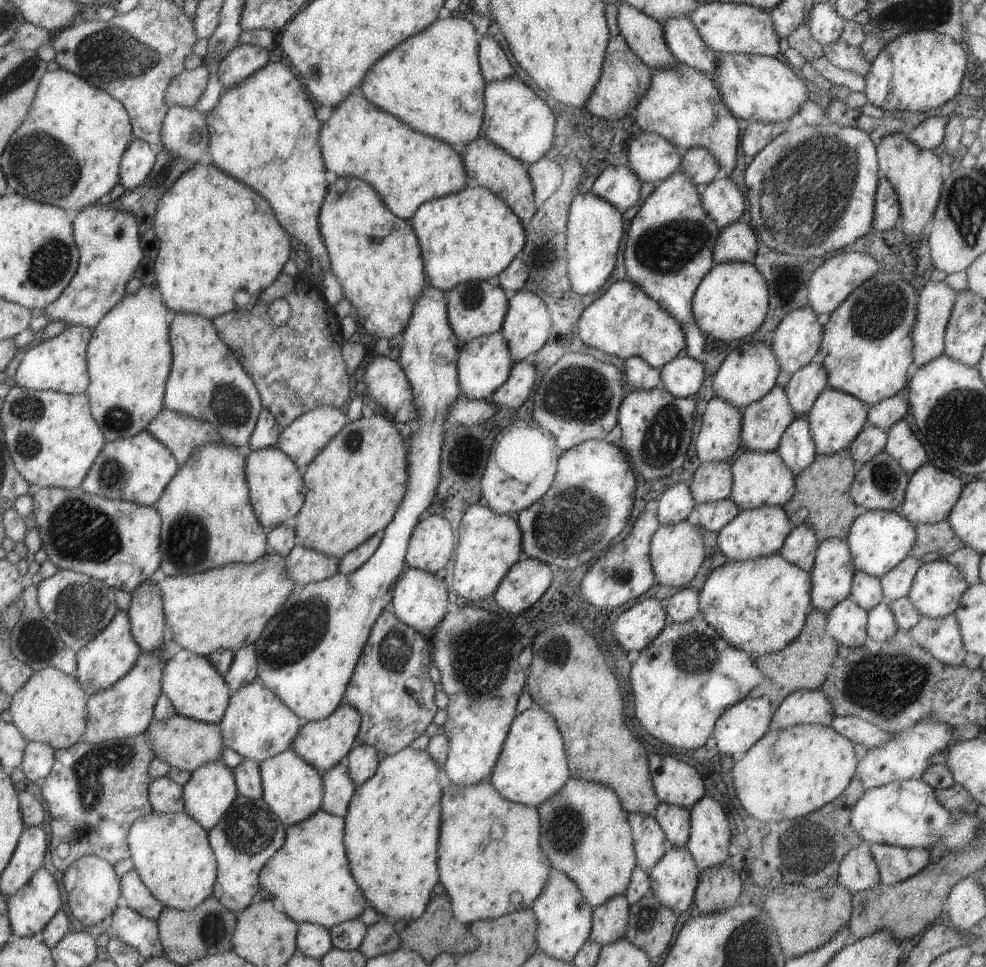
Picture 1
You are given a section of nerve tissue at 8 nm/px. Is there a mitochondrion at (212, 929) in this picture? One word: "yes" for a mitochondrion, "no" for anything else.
yes

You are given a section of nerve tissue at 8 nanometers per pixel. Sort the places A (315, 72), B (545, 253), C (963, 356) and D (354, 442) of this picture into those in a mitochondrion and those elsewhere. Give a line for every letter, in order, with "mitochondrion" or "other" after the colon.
A: other
B: mitochondrion
C: other
D: mitochondrion

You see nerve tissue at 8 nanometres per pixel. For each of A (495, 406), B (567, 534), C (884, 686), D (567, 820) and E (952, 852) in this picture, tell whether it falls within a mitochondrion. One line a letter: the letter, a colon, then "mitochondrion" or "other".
A: other
B: mitochondrion
C: mitochondrion
D: mitochondrion
E: other

